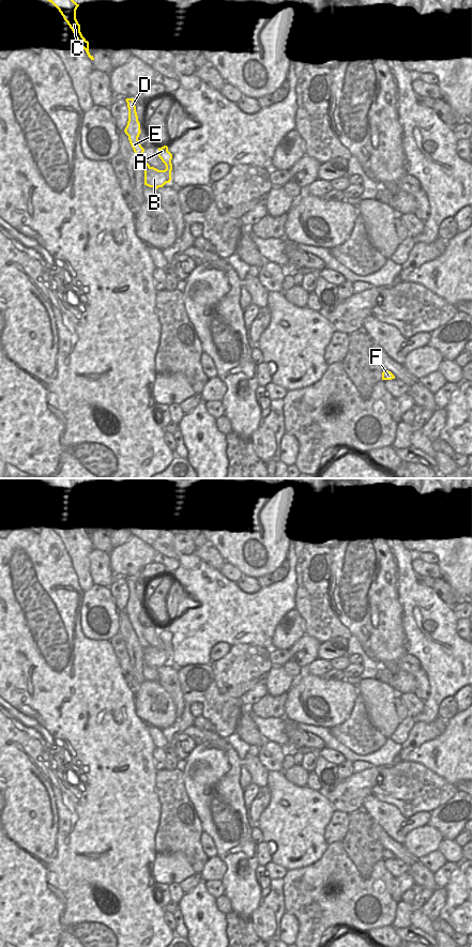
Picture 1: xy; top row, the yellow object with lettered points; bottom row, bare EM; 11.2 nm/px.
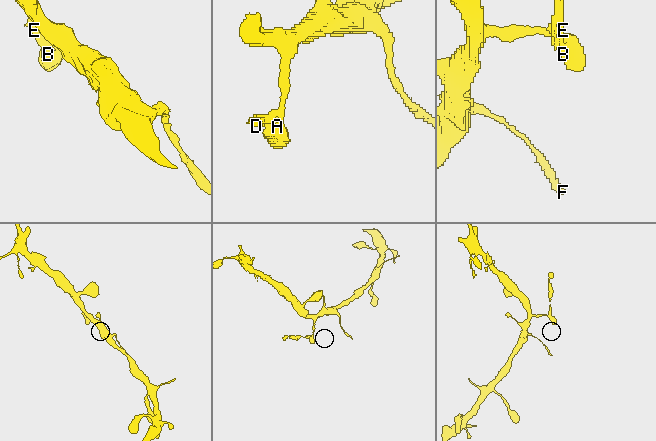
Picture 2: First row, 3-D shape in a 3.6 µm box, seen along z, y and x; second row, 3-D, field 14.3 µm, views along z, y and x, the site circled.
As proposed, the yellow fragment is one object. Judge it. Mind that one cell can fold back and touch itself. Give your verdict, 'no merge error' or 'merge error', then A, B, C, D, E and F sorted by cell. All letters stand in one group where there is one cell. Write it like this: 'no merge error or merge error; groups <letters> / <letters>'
merge error; groups A B F / C D E

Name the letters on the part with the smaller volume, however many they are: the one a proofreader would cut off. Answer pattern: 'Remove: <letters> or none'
Remove: C, D, E.

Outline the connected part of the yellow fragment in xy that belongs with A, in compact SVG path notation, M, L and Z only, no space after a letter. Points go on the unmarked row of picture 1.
M167 625L158 627L158 637L166 645L165 650L158 650L154 646L144 648L144 665L156 669L163 667L166 662L170 662L172 650L172 633L168 630Z

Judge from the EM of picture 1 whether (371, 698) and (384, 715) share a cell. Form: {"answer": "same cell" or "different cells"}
{"answer": "same cell"}

